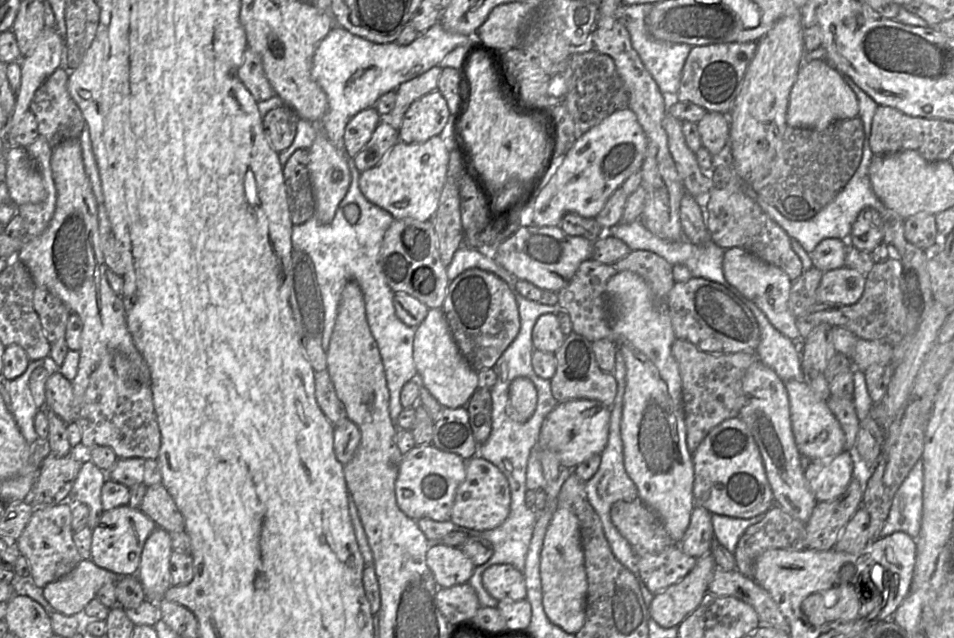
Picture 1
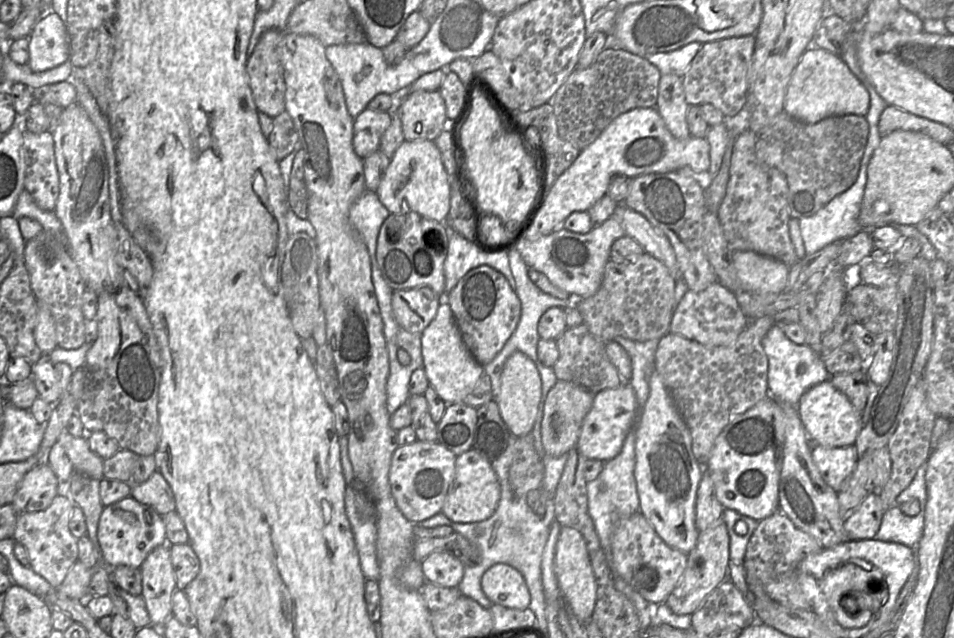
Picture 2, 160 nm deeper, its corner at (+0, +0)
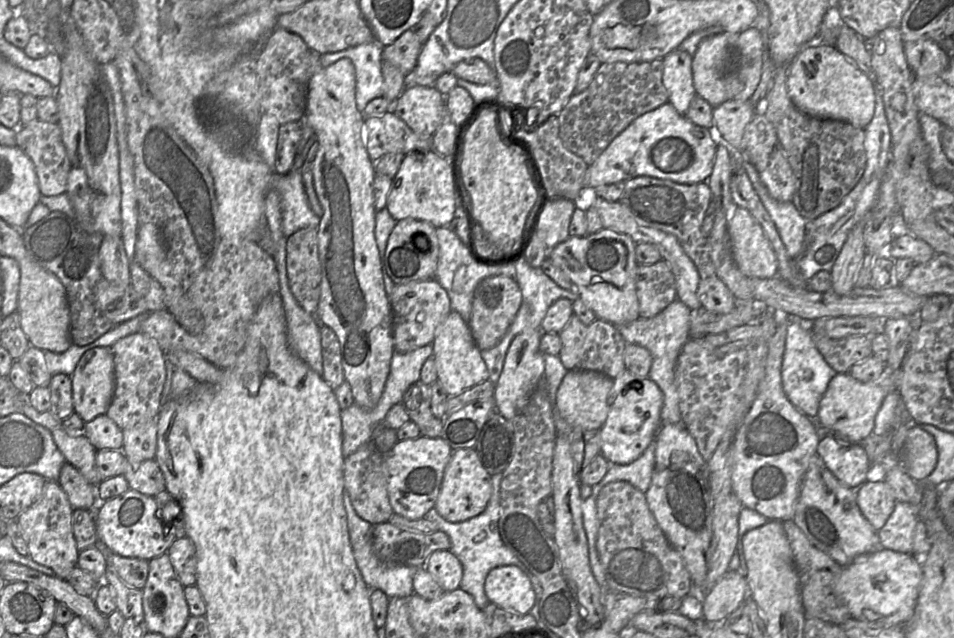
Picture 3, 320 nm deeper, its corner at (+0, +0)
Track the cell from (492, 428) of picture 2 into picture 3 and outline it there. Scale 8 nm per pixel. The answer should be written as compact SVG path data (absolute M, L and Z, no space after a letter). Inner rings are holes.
M495 412L483 426L474 449L490 476L503 473L514 454L514 434L510 421Z

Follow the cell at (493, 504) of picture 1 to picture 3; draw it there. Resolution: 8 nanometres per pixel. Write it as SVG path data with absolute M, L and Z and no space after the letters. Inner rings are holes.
M474 448L452 452L444 470L443 479L434 508L448 522L459 523L484 512L492 494L491 476L484 469Z

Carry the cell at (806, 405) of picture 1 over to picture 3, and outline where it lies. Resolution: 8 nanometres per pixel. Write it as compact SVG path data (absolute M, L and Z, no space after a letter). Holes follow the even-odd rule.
M888 370L882 378L871 382L860 382L849 373L837 373L829 382L823 395L818 414L817 424L822 428L852 443L861 443L873 433L876 415L885 399L892 391L899 391L899 370Z

